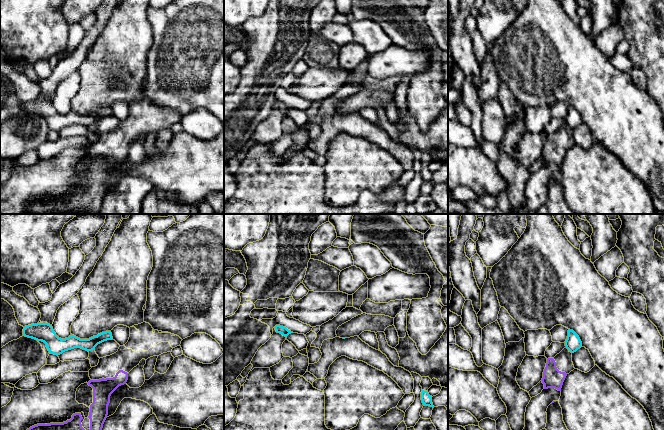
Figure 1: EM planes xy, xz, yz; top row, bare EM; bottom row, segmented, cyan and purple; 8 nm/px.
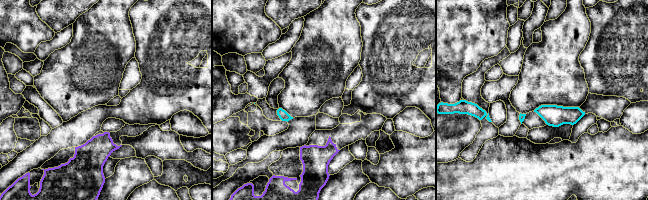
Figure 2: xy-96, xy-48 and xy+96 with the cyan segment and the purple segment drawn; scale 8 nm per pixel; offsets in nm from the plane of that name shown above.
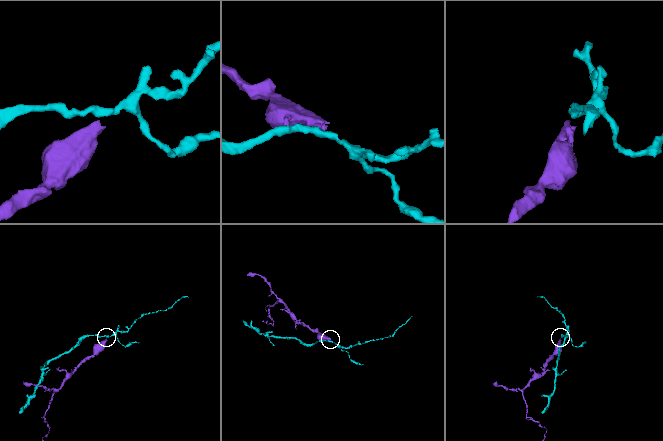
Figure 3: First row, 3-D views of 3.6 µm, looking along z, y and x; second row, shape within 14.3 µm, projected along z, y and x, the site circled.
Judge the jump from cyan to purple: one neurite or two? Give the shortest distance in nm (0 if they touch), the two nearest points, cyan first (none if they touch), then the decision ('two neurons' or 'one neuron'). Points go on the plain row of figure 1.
140 nm | yz (569, 127), (554, 136) | two neurons

